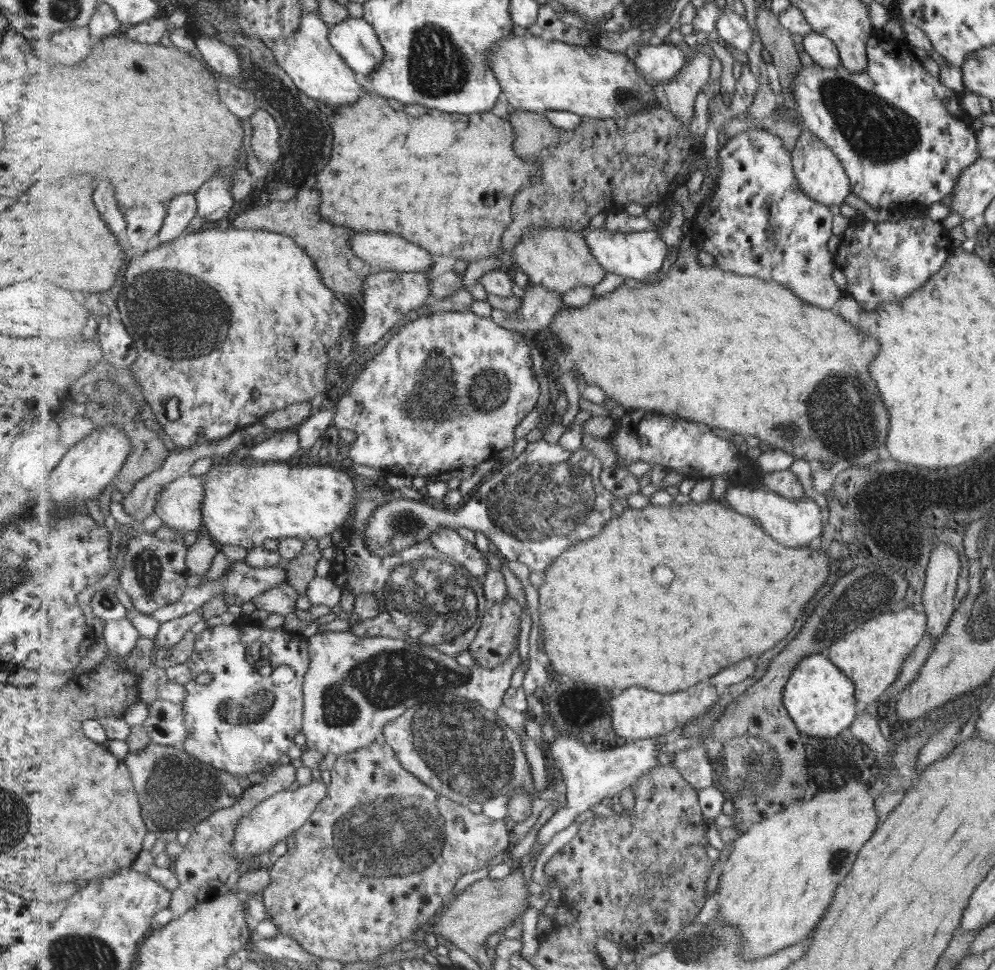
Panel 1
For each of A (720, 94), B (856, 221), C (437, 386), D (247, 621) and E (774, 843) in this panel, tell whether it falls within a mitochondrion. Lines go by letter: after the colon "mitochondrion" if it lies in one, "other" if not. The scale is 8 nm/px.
A: other
B: other
C: mitochondrion
D: other
E: other

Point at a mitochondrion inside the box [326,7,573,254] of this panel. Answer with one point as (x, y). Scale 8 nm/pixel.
(438, 66)

